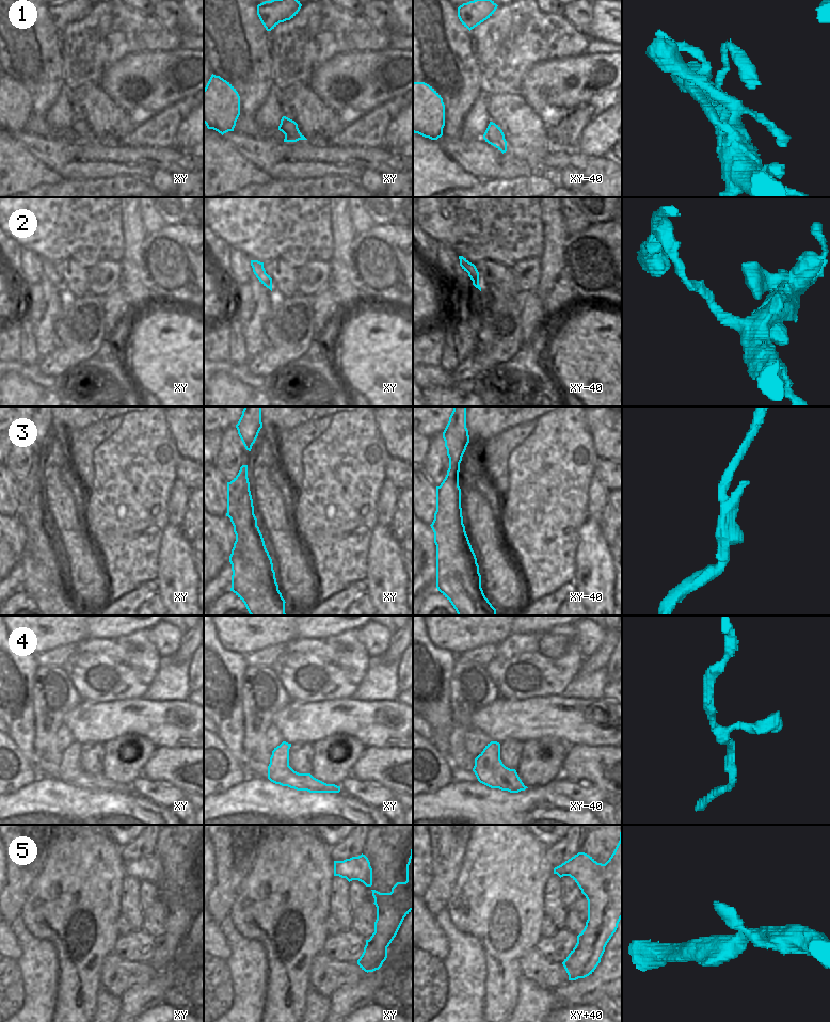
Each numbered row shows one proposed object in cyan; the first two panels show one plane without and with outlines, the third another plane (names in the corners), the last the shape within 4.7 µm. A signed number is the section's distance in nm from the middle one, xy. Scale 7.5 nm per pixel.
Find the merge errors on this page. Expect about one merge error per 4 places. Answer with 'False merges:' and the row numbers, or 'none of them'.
False merges: 2, 3

